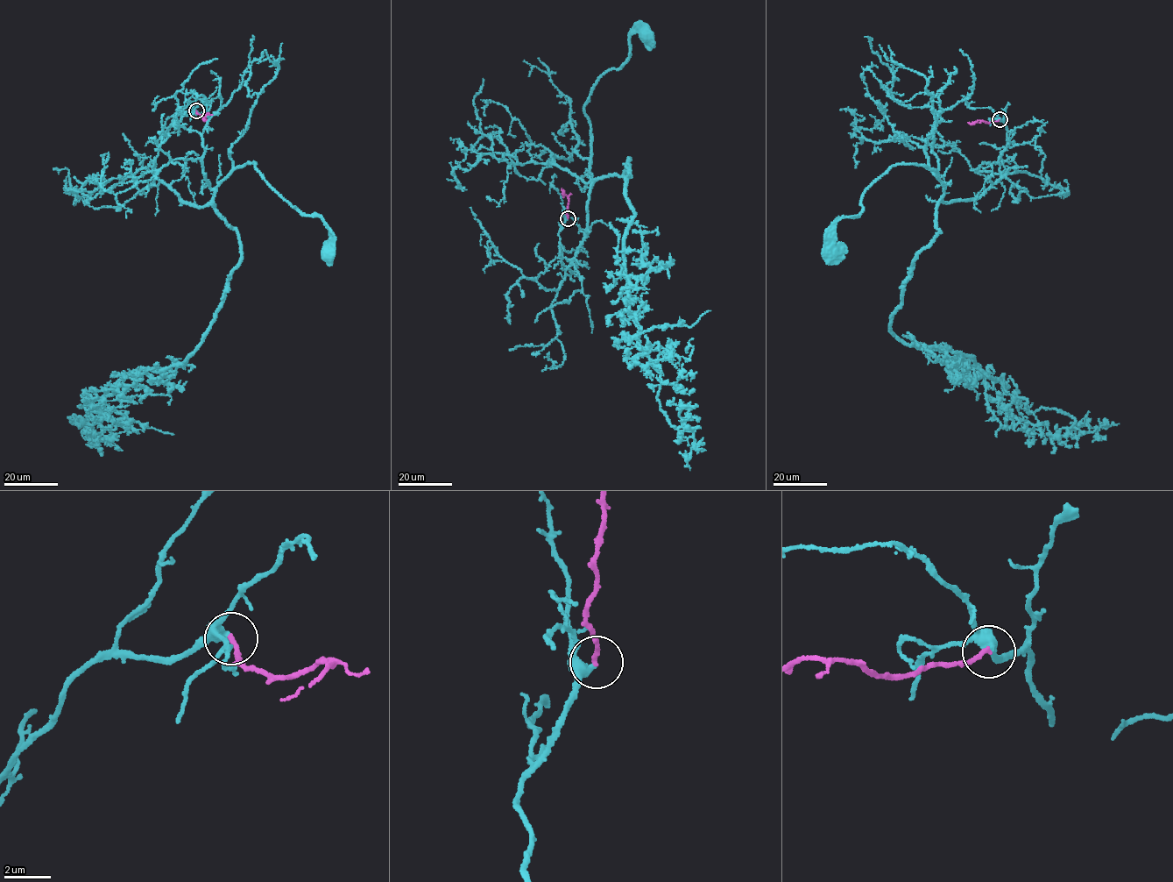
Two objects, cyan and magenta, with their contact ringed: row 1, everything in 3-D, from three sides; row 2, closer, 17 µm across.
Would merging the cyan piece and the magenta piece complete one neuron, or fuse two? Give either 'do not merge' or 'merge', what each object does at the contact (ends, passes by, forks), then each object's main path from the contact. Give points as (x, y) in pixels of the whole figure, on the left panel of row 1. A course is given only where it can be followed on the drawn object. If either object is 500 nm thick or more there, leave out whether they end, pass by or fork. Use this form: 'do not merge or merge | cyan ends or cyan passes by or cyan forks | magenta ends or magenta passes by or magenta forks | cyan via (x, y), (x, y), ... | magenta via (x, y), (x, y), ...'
merge | cyan forks | magenta ends | cyan via (195, 110), (166, 130), (156, 176), (201, 208), (219, 182), (253, 163), (294, 209), (321, 217), (327, 248) | magenta via (196, 110), (201, 115), (208, 113), (205, 118)

